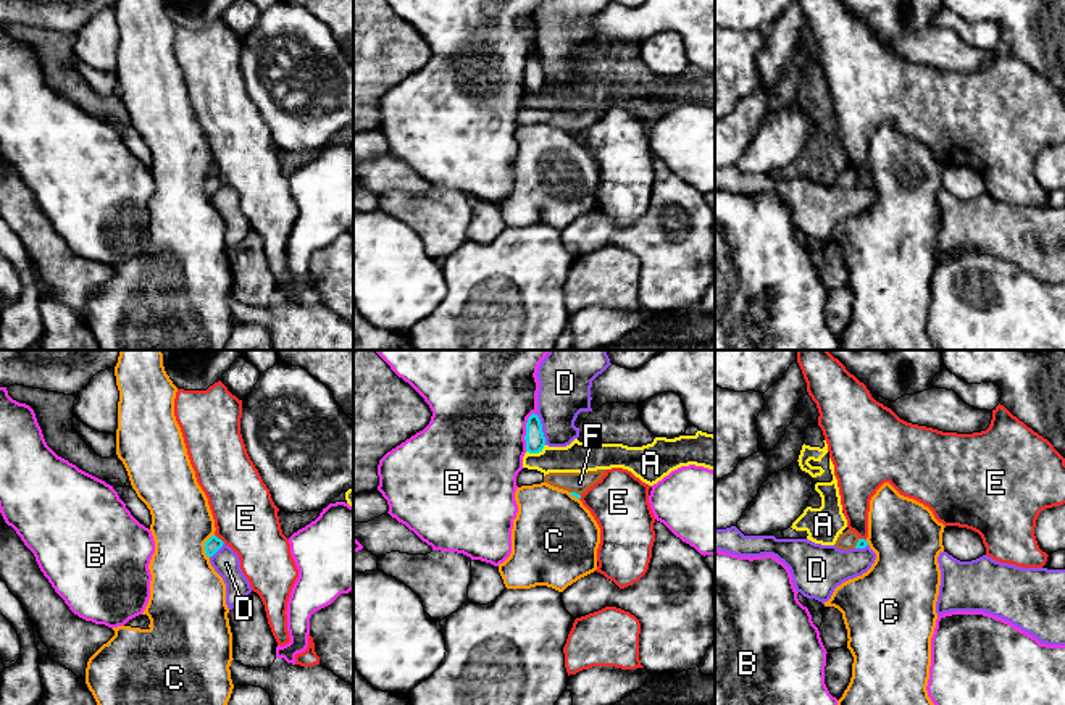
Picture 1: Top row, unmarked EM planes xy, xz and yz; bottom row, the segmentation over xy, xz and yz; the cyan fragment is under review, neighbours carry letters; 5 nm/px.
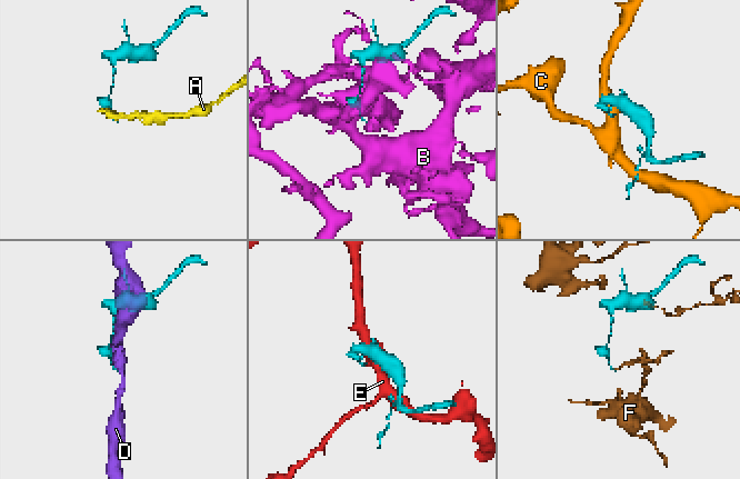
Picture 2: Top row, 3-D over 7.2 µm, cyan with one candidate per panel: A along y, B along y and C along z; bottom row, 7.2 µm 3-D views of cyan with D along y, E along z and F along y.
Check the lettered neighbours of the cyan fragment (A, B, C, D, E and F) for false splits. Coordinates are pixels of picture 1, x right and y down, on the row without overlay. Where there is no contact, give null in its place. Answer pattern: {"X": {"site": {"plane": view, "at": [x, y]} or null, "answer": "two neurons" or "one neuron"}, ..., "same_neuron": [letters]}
{"A": {"site": {"plane": "xz", "at": [536, 91]}, "answer": "two neurons"}, "B": {"site": {"plane": "xz", "at": [526, 70]}, "answer": "two neurons"}, "C": {"site": {"plane": "xy", "at": [205, 184]}, "answer": "two neurons"}, "D": {"site": {"plane": "xz", "at": [541, 68]}, "answer": "two neurons"}, "E": {"site": {"plane": "xy", "at": [221, 179]}, "answer": "two neurons"}, "F": {"site": {"plane": "xz", "at": [575, 131]}, "answer": "two neurons"}, "same_neuron": []}

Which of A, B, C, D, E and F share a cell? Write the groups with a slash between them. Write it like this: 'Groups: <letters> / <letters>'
Groups: A / B / C / D / E / F

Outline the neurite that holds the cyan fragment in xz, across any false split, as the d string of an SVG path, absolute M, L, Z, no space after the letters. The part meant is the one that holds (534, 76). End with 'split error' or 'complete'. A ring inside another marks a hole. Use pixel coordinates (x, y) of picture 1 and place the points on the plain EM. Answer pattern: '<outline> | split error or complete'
M534 52L528 56L524 79L529 92L539 92L545 84L541 58Z | complete

